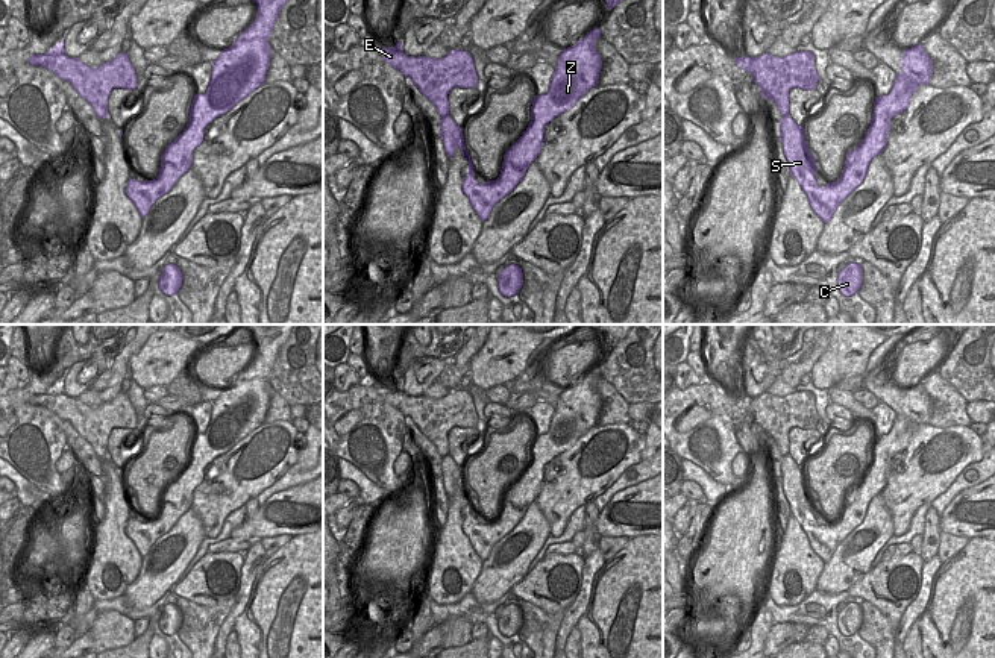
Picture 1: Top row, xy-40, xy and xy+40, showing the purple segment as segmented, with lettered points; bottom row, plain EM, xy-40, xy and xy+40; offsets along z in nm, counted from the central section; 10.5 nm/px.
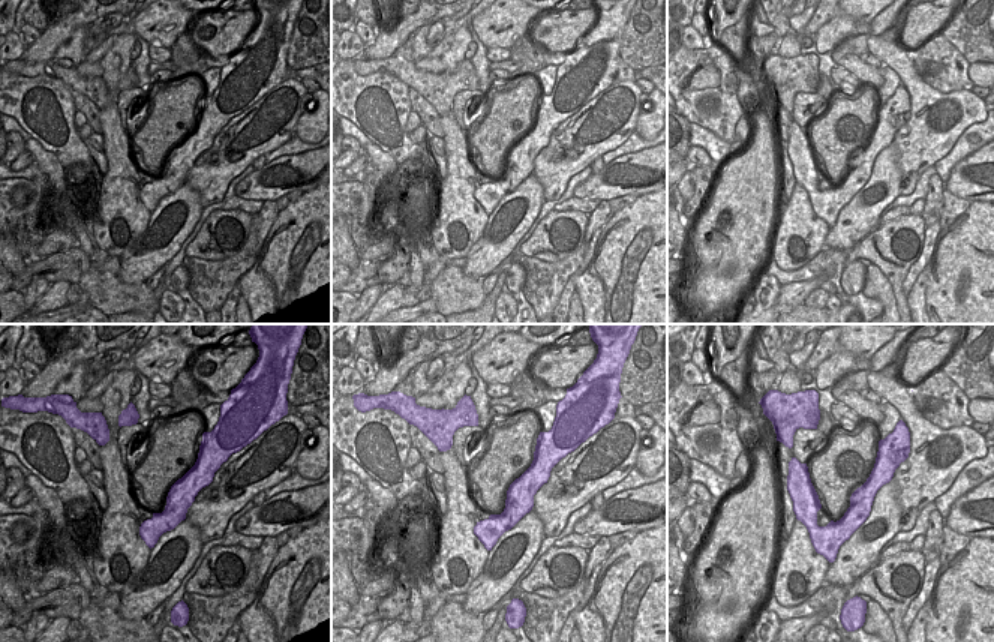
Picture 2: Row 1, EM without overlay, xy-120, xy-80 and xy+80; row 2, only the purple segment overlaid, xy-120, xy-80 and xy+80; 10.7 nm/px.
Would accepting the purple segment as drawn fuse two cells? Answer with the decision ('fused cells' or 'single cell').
fused cells

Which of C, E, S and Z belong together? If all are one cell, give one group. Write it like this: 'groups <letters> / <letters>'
groups C S Z / E

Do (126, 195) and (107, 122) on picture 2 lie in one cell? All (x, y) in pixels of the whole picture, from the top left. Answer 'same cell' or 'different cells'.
same cell

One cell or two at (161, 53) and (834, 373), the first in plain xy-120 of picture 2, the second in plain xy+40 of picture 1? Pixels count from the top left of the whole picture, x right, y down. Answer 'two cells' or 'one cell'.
two cells

